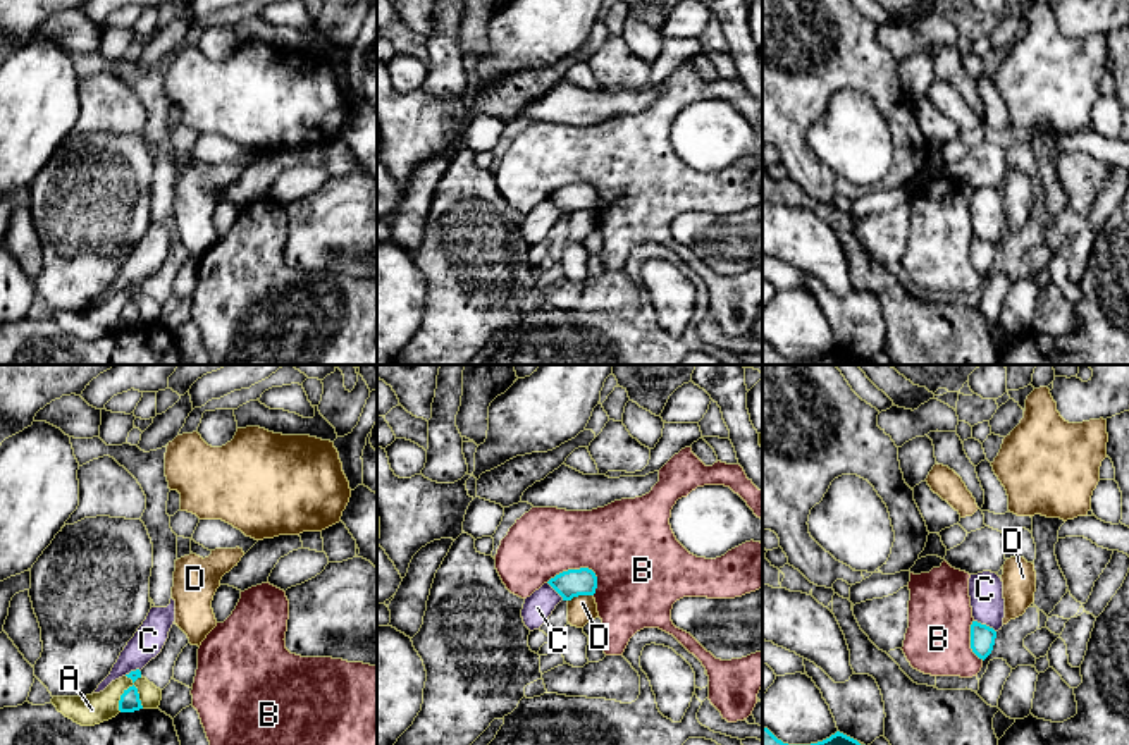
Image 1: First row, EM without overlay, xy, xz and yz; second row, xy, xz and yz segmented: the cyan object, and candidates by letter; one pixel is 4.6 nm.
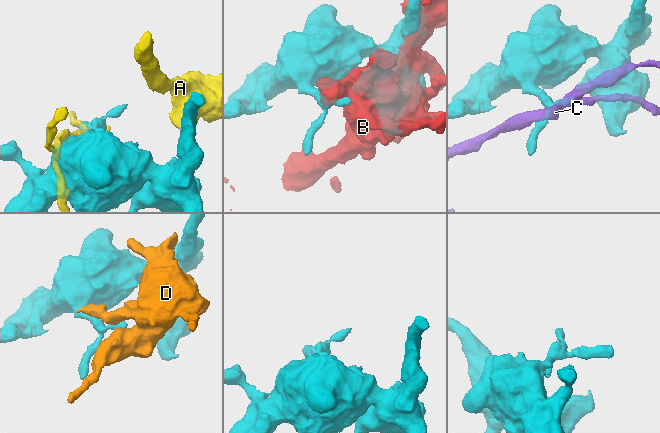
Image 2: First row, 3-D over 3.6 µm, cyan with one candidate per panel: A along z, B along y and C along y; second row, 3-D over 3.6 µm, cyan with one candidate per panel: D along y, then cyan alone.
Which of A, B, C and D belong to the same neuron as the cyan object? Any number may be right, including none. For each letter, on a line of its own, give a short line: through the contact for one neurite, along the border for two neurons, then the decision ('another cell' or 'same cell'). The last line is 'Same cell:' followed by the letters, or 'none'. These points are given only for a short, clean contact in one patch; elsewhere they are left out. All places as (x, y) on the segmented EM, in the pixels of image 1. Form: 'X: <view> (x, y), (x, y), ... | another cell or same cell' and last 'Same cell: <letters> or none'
A: another cell
B: another cell
C: another cell
D: xz (592, 594), (579, 594), (568, 601) | another cell
Same cell: none

